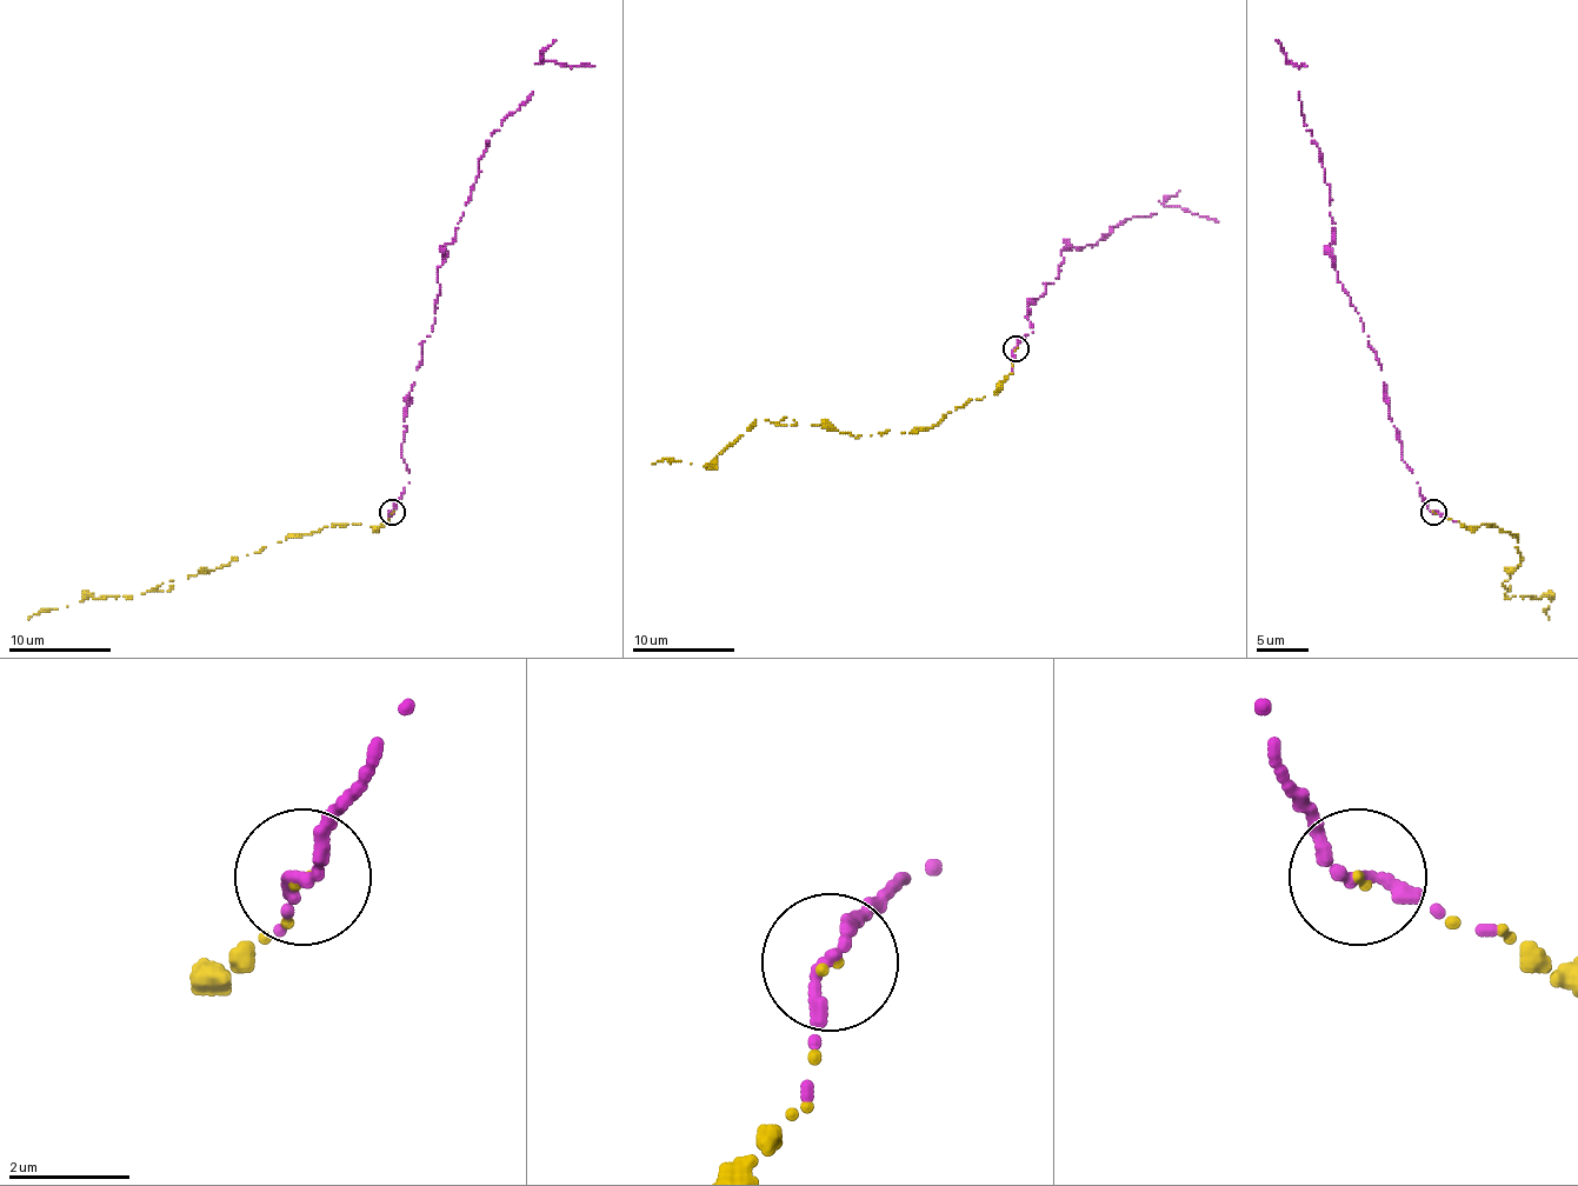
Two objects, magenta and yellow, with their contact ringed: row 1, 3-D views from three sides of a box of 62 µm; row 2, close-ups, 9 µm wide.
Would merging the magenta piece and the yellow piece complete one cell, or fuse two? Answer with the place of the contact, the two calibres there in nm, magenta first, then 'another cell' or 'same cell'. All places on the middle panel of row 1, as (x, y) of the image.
(1016, 348) | 280/70 nm | same cell

